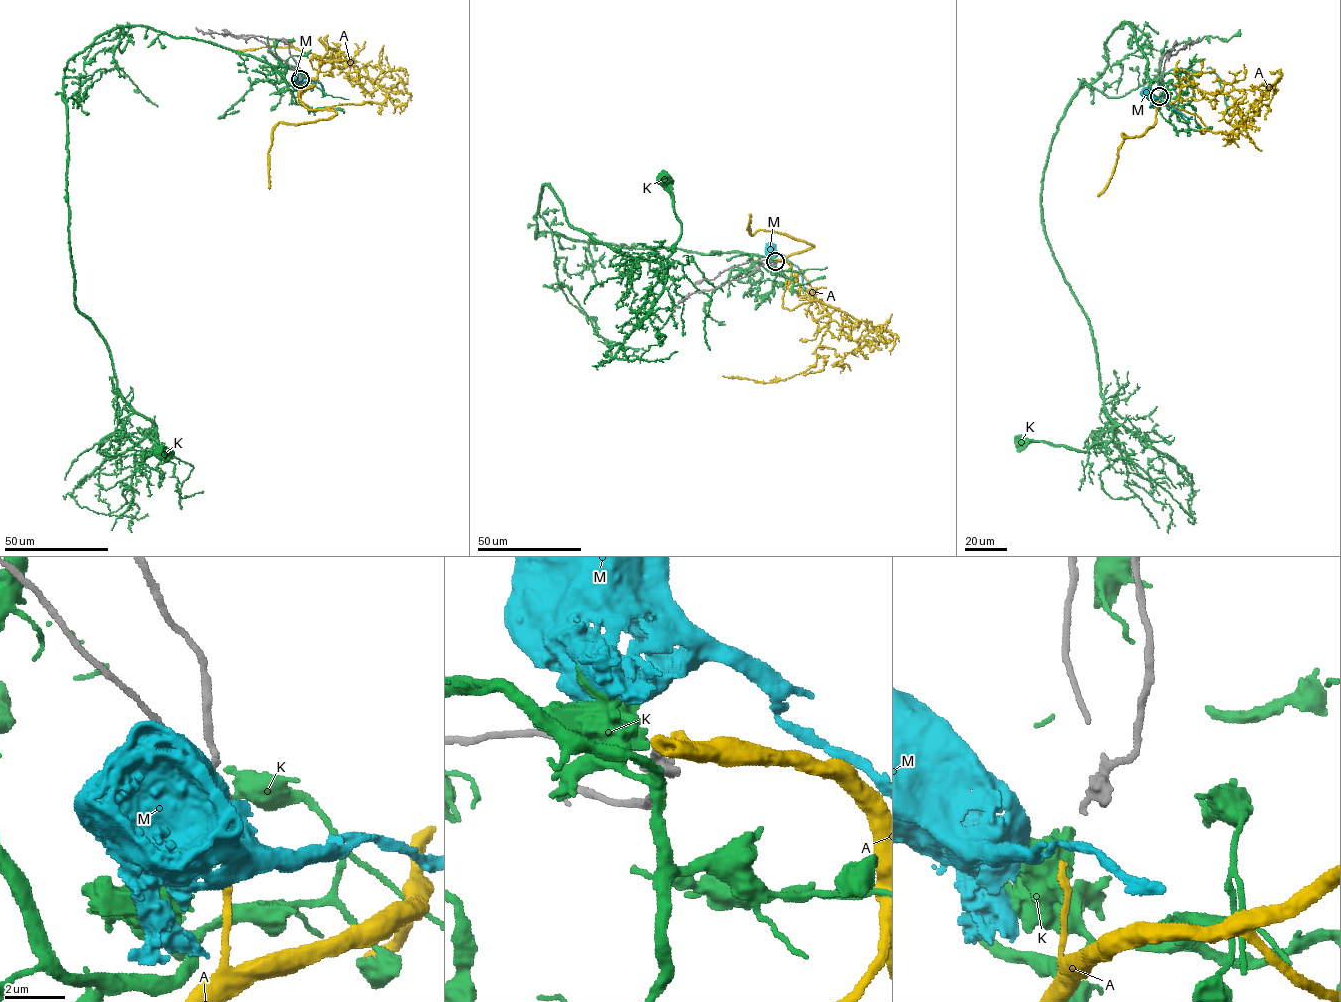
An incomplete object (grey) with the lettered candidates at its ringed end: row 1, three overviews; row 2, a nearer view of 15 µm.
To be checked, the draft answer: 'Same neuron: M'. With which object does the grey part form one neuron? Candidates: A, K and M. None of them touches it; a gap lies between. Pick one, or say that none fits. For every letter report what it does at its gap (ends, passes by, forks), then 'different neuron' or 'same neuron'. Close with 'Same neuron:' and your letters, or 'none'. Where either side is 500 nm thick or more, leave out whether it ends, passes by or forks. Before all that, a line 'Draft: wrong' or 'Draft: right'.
Draft: wrong
A: it ends there; same neuron
K: different neuron
M: different neuron
Same neuron: A

